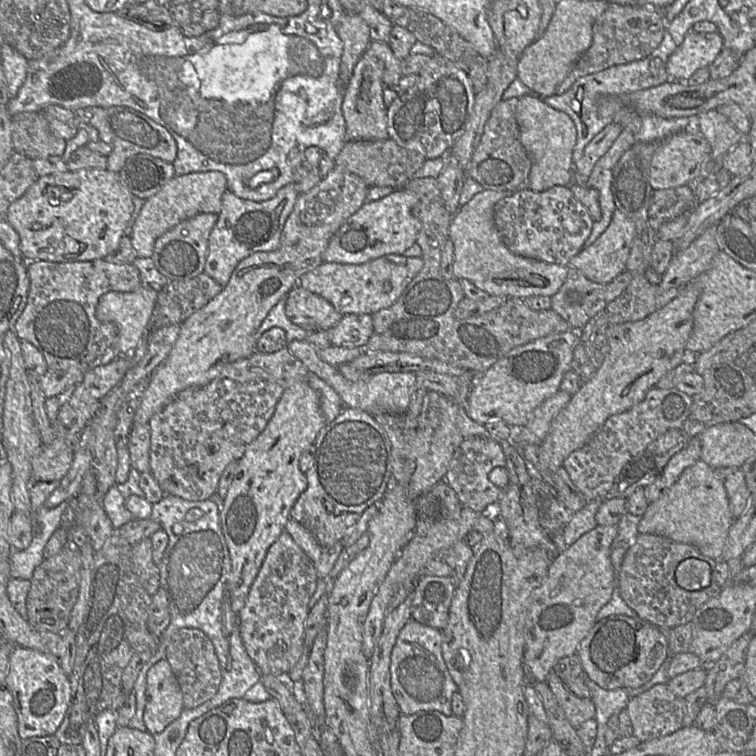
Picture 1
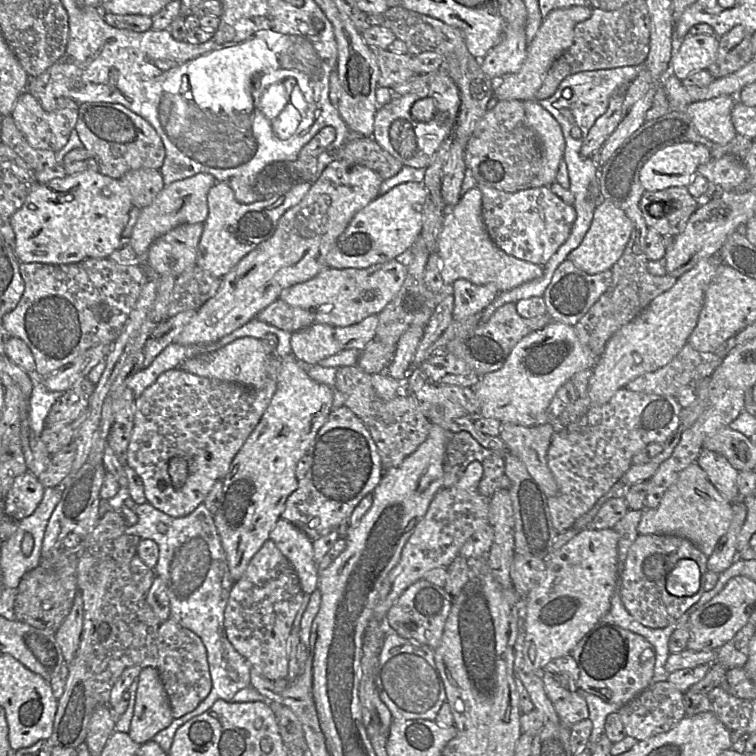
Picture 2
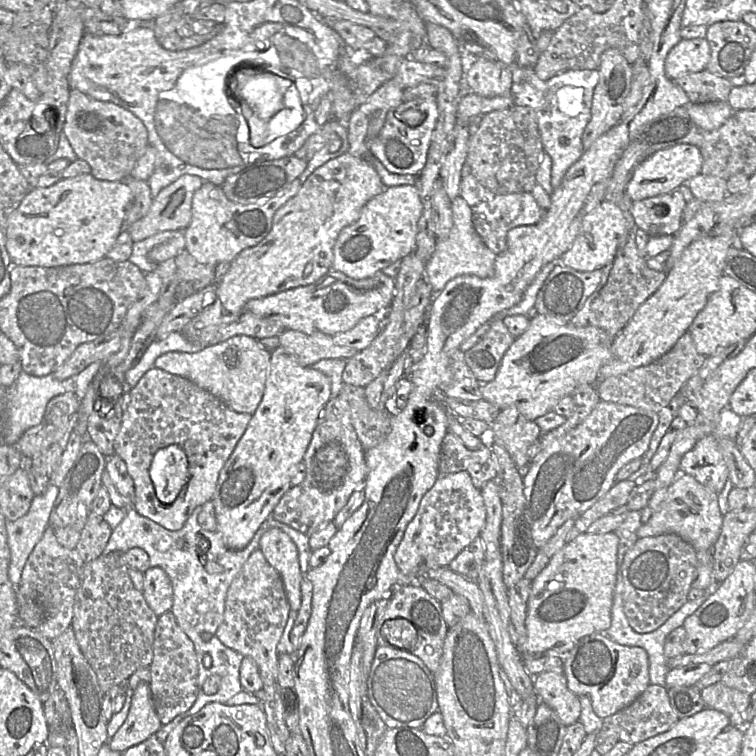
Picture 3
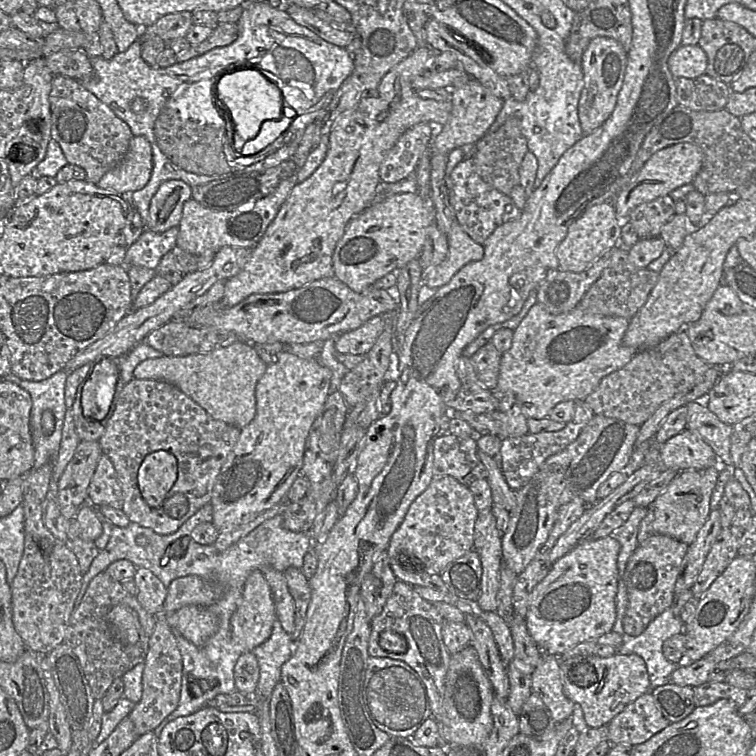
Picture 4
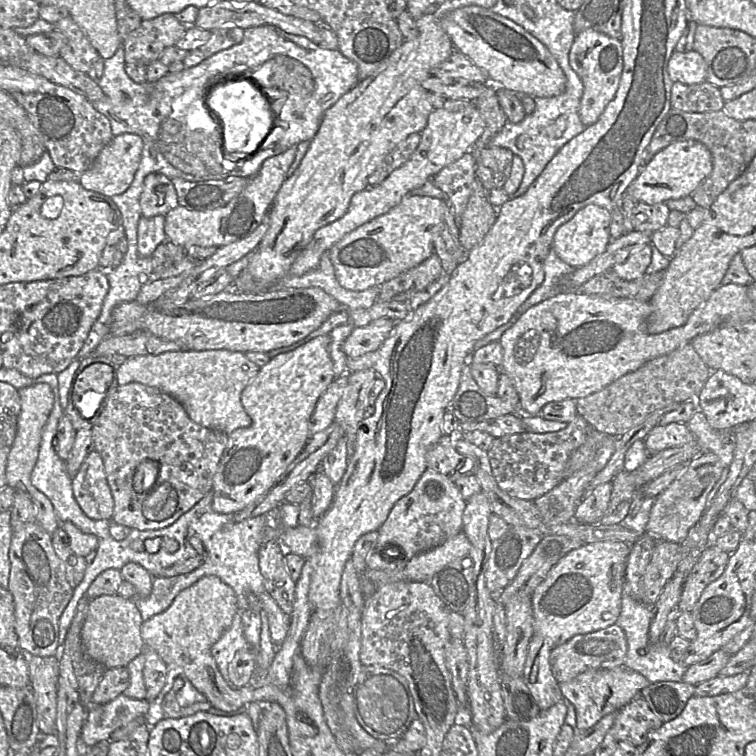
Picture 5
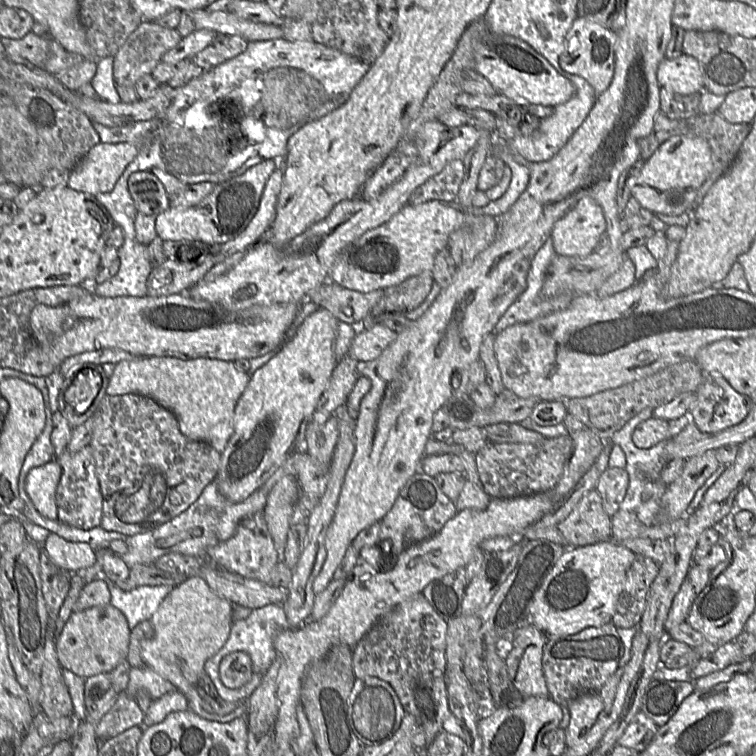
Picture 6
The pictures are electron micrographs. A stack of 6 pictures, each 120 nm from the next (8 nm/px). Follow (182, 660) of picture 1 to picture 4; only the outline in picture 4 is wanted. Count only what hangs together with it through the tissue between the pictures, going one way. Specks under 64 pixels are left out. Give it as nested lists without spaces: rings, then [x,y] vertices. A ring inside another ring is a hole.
[[[157,618],[149,641],[149,651],[143,672],[143,696],[129,714],[137,735],[154,731],[179,705],[183,678],[183,661],[178,648],[177,635],[165,618]]]

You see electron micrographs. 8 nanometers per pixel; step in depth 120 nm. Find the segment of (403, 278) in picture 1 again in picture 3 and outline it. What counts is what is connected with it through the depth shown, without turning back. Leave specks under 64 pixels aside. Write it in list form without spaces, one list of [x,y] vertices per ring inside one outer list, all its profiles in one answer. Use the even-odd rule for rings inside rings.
[[[332,268],[312,284],[292,288],[277,294],[249,300],[244,311],[256,316],[279,316],[285,330],[306,334],[323,332],[329,336],[353,328],[370,315],[384,317],[395,292],[395,279],[382,271],[365,279],[353,279]]]

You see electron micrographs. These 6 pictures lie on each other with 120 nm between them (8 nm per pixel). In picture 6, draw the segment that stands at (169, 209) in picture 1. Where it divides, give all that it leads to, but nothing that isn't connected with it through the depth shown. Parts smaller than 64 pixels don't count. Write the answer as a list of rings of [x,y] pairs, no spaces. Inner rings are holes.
[[[151,171],[132,173],[128,190],[139,213],[157,216],[170,207],[165,187]]]

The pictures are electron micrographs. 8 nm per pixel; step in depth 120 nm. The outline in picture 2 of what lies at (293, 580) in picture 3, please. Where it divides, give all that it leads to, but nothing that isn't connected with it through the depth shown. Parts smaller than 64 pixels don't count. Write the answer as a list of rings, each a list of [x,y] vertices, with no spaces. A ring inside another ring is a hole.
[[[280,518],[269,534],[281,553],[292,564],[304,595],[318,590],[320,570],[314,559],[313,540],[287,520]]]

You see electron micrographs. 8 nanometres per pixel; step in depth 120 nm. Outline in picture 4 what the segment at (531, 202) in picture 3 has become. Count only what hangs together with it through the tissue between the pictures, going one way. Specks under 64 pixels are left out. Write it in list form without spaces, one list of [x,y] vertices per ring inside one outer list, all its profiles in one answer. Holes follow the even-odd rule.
[[[472,158],[459,162],[448,177],[449,198],[455,217],[463,229],[476,243],[483,244],[492,232],[503,223],[514,220],[521,214],[513,200],[483,181]]]

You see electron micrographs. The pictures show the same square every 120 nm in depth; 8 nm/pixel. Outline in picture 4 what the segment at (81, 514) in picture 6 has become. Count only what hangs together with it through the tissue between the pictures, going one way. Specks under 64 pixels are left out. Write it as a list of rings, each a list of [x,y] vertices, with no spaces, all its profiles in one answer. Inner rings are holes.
[[[102,454],[88,487],[89,503],[96,507],[122,509],[124,495],[111,460]]]

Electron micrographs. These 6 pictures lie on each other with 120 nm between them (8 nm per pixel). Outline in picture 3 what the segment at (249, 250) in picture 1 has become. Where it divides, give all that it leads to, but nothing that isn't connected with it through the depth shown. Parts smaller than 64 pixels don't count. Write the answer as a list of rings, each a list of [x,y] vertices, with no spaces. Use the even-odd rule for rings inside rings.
[[[295,179],[285,190],[270,199],[260,203],[242,205],[231,202],[220,186],[205,181],[192,198],[192,218],[190,224],[184,230],[185,250],[201,264],[217,265],[223,262],[231,263],[241,251],[257,245],[268,235],[275,213],[298,193],[303,183],[299,179]]]

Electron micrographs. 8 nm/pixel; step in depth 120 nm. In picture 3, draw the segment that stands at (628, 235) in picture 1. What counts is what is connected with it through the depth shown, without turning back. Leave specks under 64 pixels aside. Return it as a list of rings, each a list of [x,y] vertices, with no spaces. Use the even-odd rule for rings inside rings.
[[[604,200],[583,218],[580,232],[571,248],[560,259],[560,264],[580,272],[602,269],[614,260],[627,231],[628,222],[622,210],[616,204]]]

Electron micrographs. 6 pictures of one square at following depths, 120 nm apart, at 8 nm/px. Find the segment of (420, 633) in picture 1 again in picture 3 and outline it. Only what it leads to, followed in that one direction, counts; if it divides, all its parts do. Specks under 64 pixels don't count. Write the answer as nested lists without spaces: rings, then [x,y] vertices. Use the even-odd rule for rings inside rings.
[[[379,646],[369,670],[366,687],[370,704],[388,729],[421,728],[438,711],[434,674],[409,650]]]

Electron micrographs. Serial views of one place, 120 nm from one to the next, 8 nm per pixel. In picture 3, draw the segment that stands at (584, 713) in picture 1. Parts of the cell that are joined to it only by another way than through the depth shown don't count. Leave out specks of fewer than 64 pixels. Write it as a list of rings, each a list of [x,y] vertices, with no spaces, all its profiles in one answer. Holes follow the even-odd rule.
[[[543,672],[534,676],[534,687],[540,702],[549,706],[564,726],[578,722],[580,700],[567,687],[564,673]]]

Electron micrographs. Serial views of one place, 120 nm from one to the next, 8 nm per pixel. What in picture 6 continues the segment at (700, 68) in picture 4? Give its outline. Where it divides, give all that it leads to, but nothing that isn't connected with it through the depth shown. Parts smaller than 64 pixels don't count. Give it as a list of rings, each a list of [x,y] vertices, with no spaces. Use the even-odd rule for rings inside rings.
[[[686,54],[674,59],[664,58],[657,69],[657,81],[661,87],[680,95],[704,90],[700,65],[697,59]]]

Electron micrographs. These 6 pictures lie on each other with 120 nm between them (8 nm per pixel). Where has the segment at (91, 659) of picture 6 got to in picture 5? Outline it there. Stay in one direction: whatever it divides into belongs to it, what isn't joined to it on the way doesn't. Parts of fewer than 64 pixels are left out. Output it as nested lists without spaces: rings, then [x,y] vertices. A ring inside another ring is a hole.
[[[103,595],[90,600],[87,615],[81,631],[84,651],[93,660],[107,669],[126,667],[145,645],[141,637],[143,620],[133,598],[121,595]]]

